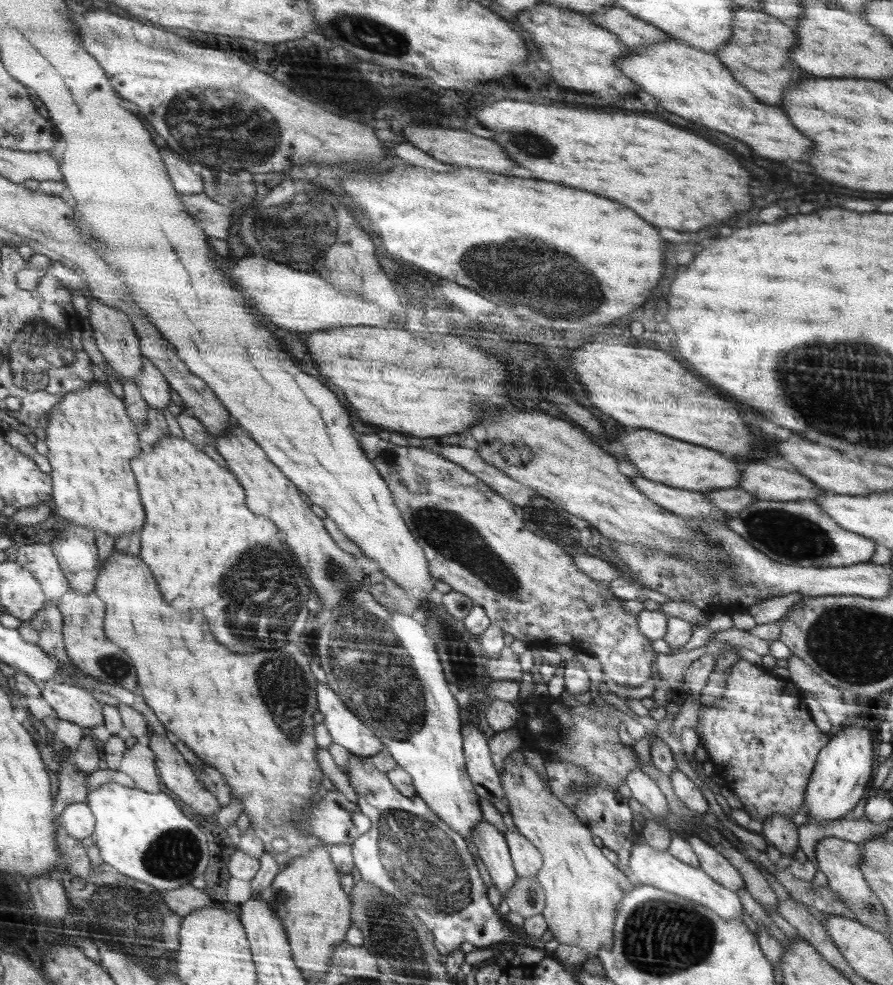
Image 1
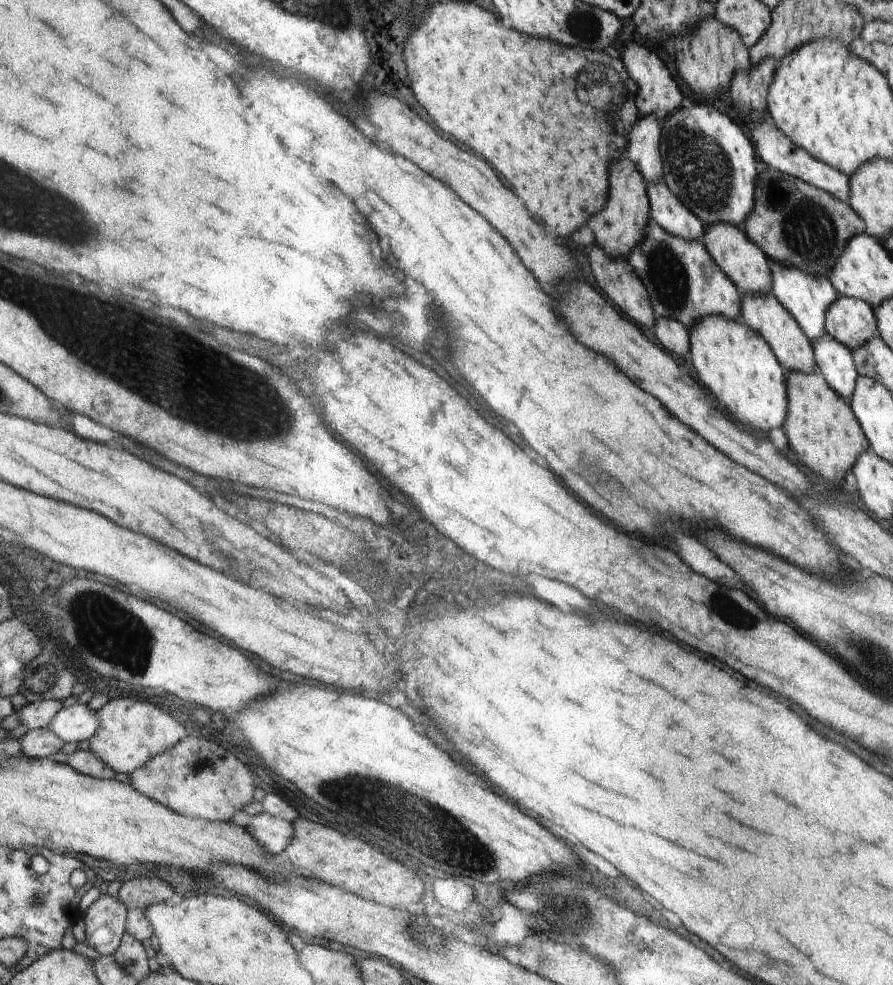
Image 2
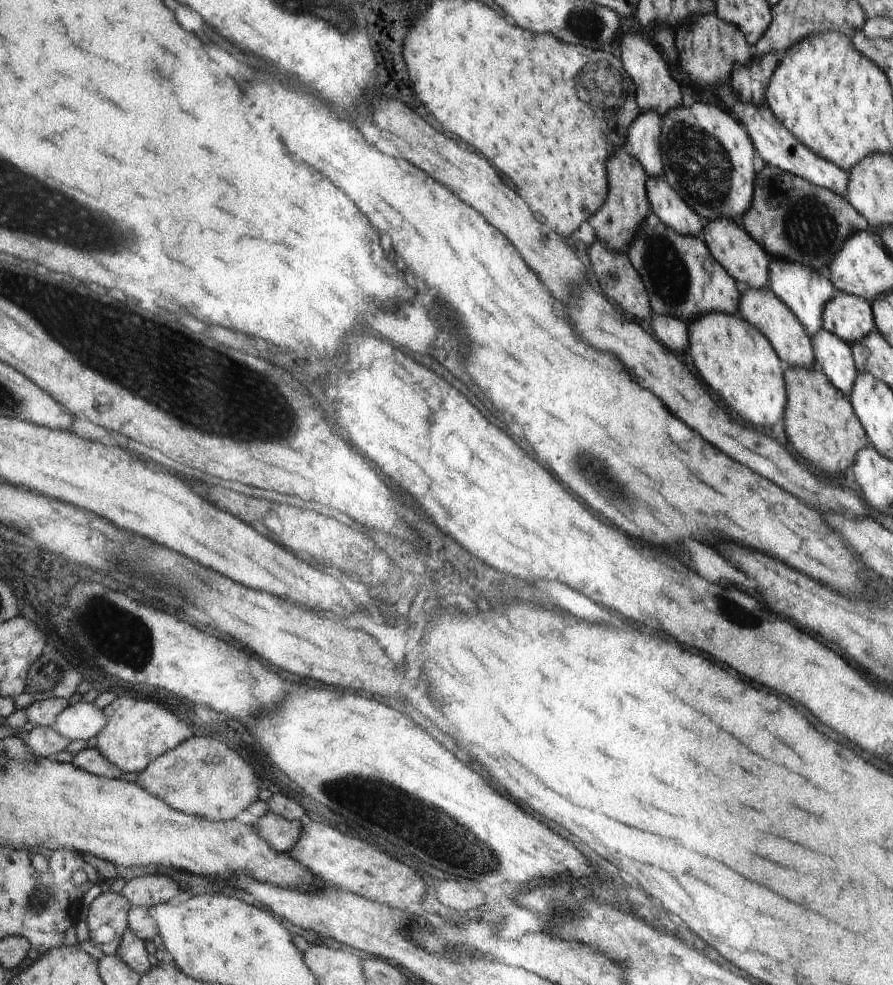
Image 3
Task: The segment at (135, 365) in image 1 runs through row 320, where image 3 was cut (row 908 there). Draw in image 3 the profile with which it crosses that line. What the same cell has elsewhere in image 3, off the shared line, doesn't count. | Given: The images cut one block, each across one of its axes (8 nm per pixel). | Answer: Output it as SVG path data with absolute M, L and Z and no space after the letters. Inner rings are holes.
M102 892L92 903L90 914L87 918L91 940L100 945L108 955L116 955L120 950L126 931L131 928L129 920L132 910L132 901L126 895L123 895L122 892Z

